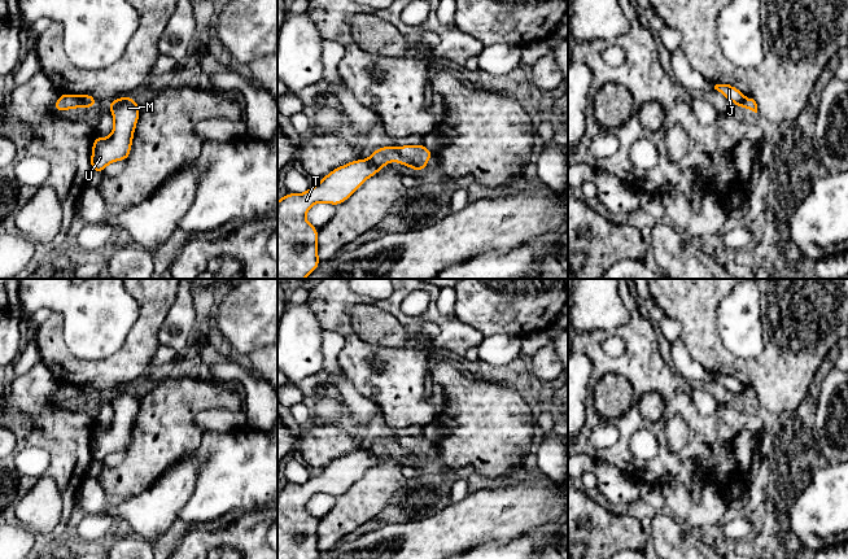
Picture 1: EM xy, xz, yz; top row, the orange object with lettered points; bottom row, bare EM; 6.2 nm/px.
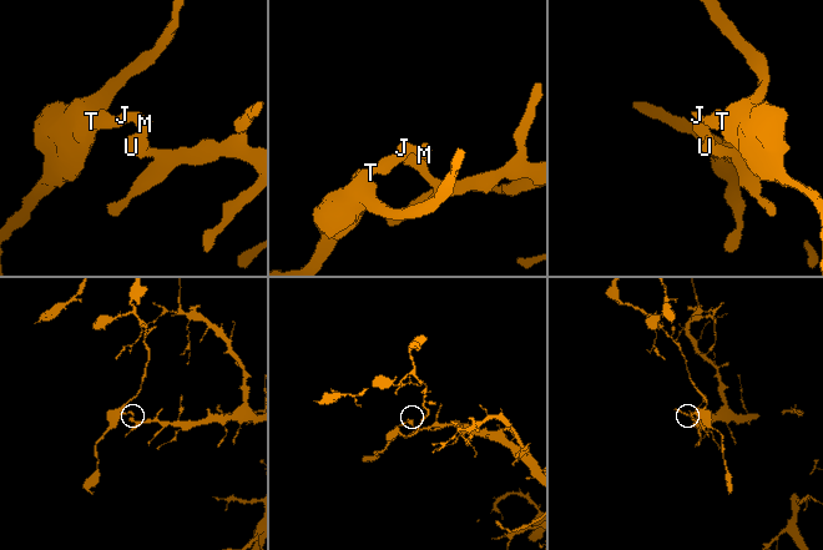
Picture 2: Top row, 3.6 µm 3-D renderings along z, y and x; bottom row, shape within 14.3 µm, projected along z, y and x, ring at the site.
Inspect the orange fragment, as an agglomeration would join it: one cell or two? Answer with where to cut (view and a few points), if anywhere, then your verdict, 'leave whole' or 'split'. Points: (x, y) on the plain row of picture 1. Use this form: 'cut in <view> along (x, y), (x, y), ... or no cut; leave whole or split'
cut in xz along (368, 450), (380, 458); split

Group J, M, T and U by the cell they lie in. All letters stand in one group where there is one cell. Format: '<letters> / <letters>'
J M U / T

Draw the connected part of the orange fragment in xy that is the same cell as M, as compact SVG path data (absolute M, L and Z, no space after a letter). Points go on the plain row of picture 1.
M131 387L119 388L106 394L113 405L112 425L102 429L95 425L91 458L92 463L102 463L112 453L128 450L134 422L139 411L140 396Z

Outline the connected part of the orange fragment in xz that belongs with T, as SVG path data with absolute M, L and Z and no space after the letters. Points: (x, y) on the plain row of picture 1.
M355 450L332 460L305 484L288 482L277 492L277 559L318 559L318 519L305 506L316 493L345 493L380 458Z

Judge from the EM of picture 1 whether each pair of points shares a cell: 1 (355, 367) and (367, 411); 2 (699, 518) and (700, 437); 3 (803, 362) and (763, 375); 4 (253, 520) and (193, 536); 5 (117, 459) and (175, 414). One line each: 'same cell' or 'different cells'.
1: different cells
2: different cells
3: same cell
4: same cell
5: different cells

